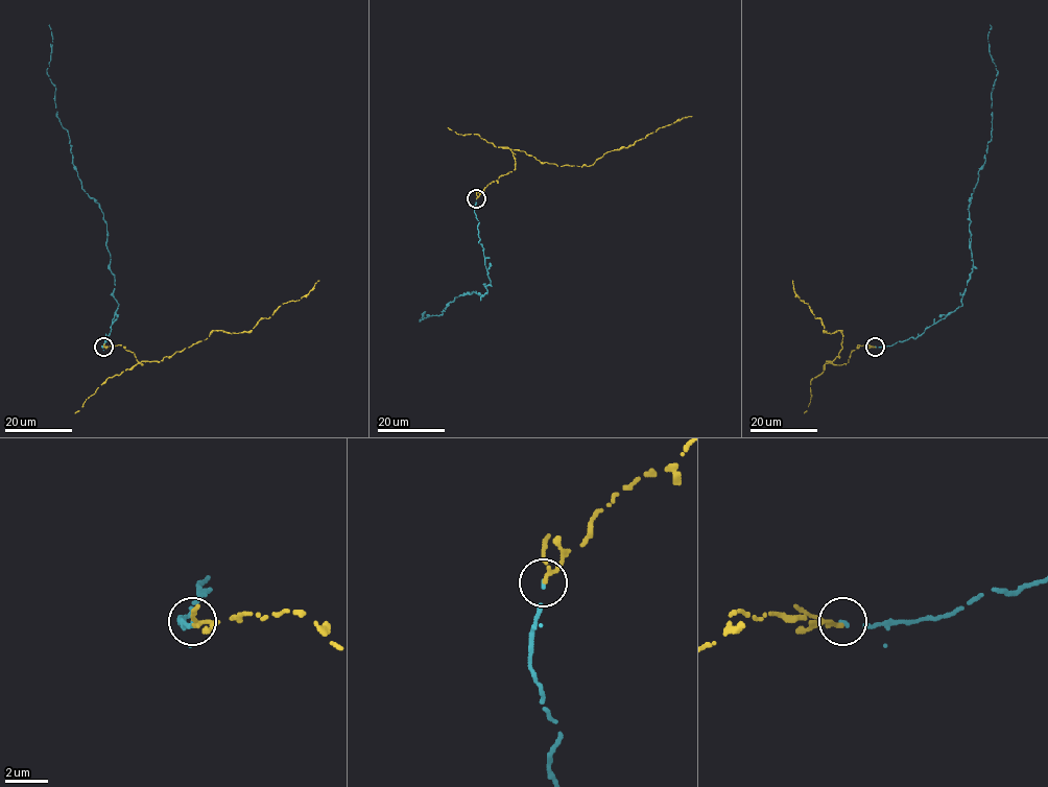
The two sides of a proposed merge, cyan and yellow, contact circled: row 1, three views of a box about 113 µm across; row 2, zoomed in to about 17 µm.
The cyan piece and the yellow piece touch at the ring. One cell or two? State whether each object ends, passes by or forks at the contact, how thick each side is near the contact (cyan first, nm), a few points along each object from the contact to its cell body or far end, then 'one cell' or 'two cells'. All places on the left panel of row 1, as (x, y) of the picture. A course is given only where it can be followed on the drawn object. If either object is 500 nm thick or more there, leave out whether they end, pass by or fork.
cyan ends there; yellow passes by; 130 nm thick on the cyan side, 170 nm on the other; cyan runs (103, 346), (118, 306), (105, 221), (82, 189), (57, 116), (46, 70), (49, 24); yellow runs (103, 347), (121, 344), (142, 364), (160, 361), (213, 331), (251, 331), (319, 280); one cell

